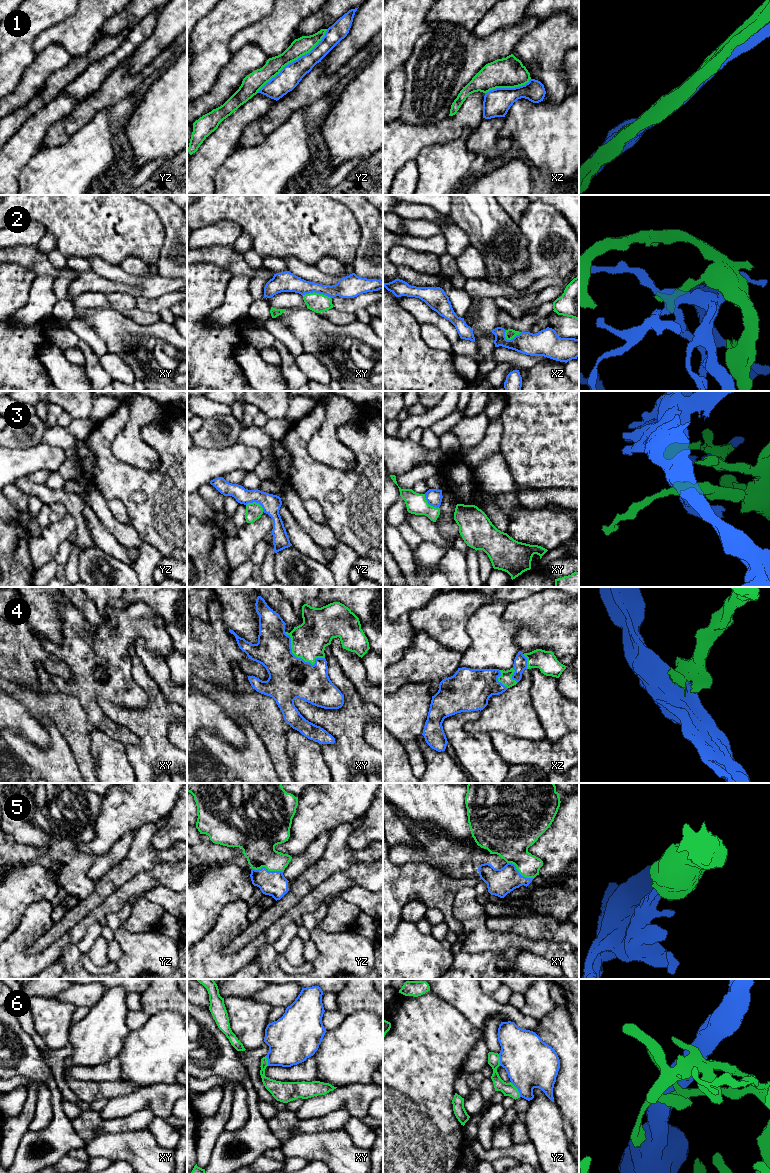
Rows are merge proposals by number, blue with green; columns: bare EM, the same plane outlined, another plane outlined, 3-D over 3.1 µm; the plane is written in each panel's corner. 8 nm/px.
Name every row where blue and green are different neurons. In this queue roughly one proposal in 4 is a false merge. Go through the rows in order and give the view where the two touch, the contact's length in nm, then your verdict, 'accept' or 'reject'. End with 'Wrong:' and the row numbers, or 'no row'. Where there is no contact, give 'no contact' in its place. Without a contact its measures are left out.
1: contact in yz; length 750 nm; reject
2: contact in xy; length 240 nm; reject
3: contact in yz; length 160 nm; reject
4: contact in xy; length 380 nm; accept
5: contact in yz; length 260 nm; accept
6: contact in yz; length 150 nm; reject
Wrong: 1, 2, 3, 6

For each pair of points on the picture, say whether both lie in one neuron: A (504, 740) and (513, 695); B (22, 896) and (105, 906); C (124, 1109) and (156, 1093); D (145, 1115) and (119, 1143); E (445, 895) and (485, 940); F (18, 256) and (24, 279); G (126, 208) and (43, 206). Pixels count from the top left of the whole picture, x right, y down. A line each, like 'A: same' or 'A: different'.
A: different
B: different
C: same
D: different
E: different
F: different
G: same

